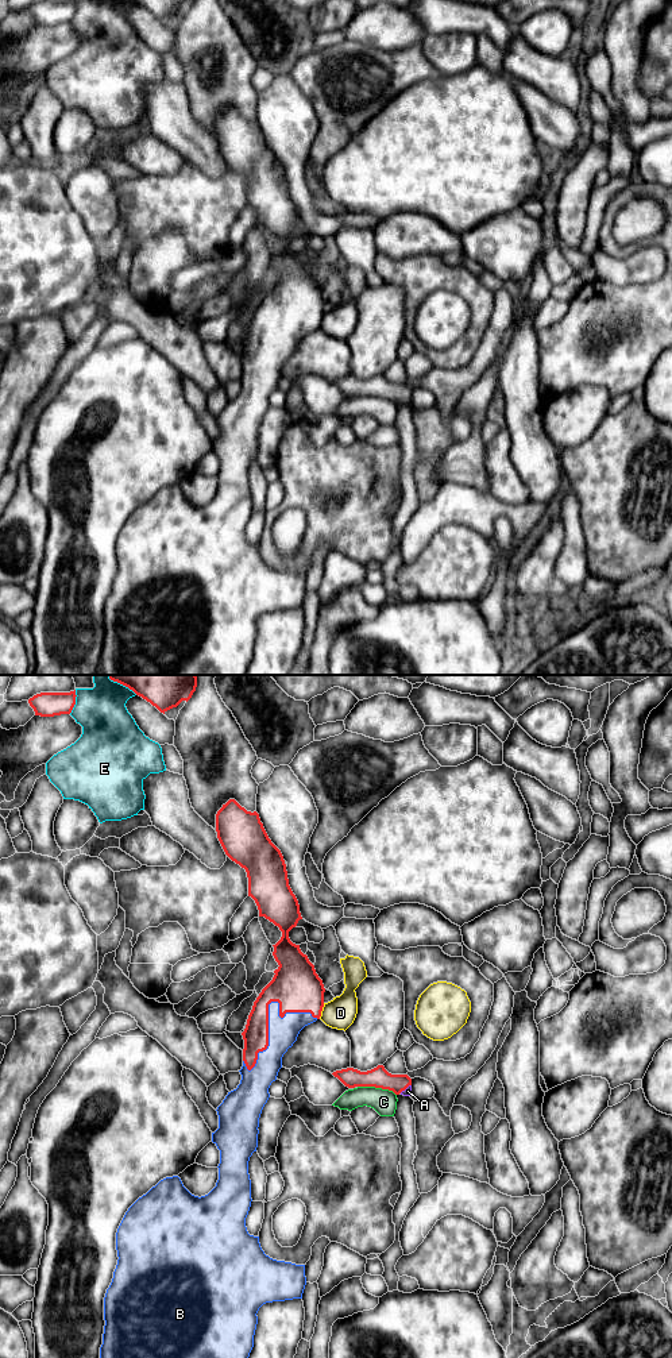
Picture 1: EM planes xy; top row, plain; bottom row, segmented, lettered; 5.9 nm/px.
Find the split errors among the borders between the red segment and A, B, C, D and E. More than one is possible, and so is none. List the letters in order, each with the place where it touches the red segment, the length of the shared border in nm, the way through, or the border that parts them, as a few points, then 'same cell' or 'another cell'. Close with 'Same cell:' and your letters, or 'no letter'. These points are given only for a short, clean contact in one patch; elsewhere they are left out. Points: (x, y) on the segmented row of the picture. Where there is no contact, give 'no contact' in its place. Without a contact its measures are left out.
A: meets red in xy at (405, 1088); contact 90 nm long; runs through xy (379, 1077), (405, 1088), (408, 1091); same cell
B: meets red in xy at (267, 1010); contact 550 nm long; same cell
C: meets red in xy at (377, 1087); contact 240 nm long; another cell
D: meets red in xy at (320, 1011); contact 100 nm long; border along xy (324, 1003), (319, 1018); another cell
E: meets red in xy at (74, 702); contact 150 nm long; another cell
Same cell: A, B

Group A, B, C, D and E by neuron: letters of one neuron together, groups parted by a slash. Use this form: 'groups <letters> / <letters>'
groups A B / C / D / E

